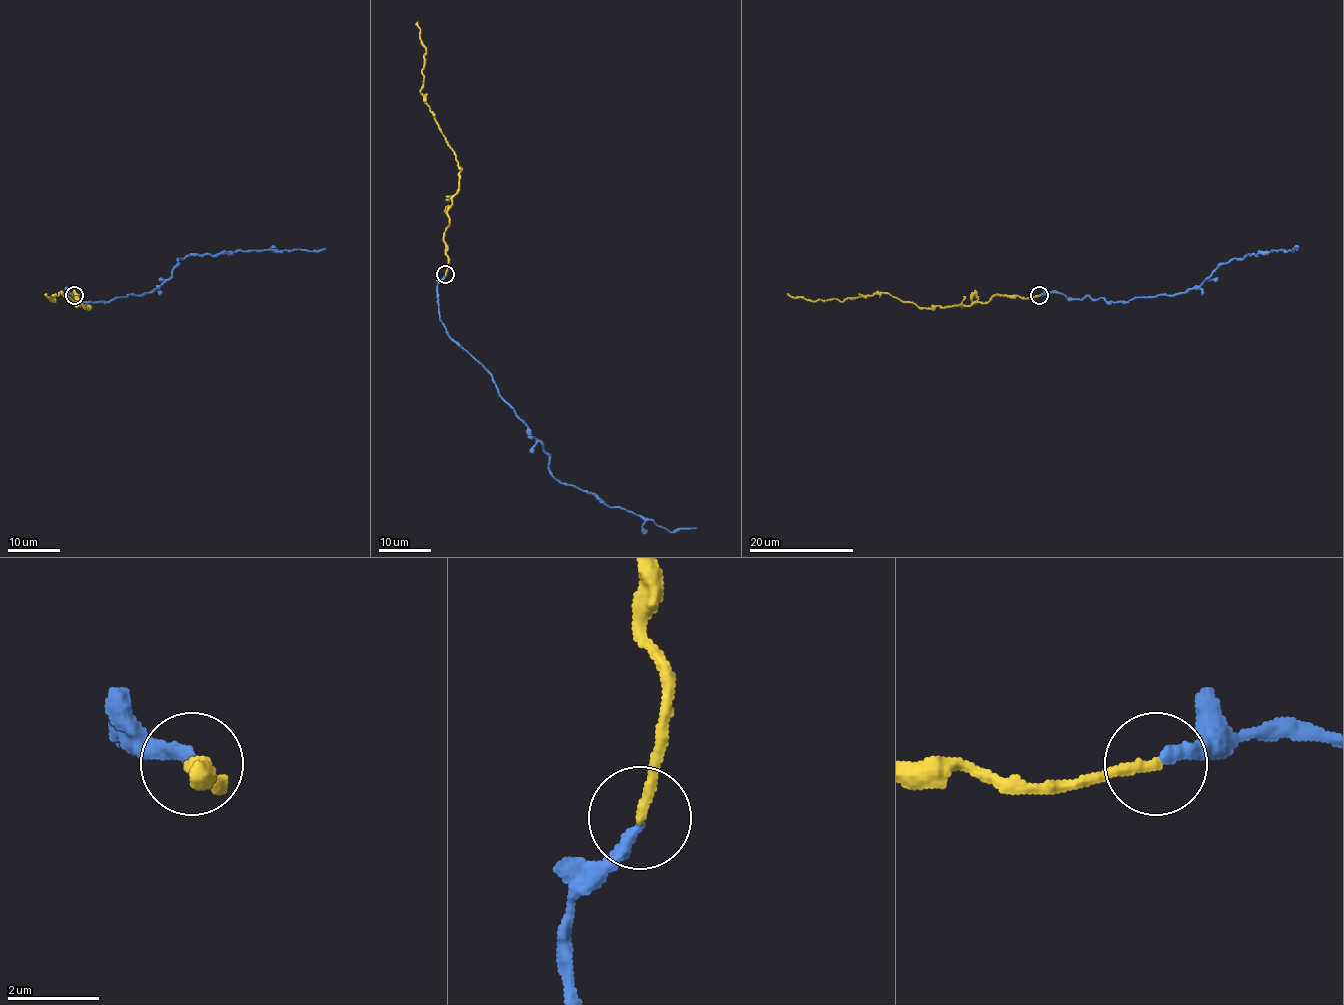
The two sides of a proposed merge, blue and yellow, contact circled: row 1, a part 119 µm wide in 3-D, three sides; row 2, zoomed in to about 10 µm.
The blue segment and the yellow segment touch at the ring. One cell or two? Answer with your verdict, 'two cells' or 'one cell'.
one cell

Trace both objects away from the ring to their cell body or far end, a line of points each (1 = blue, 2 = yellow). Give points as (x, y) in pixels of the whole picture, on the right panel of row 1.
1: (1040, 295), (1128, 302), (1173, 295), (1197, 289), (1220, 265), (1293, 248)
2: (1040, 295), (997, 295), (969, 305), (925, 308), (884, 292), (842, 302), (786, 294)

